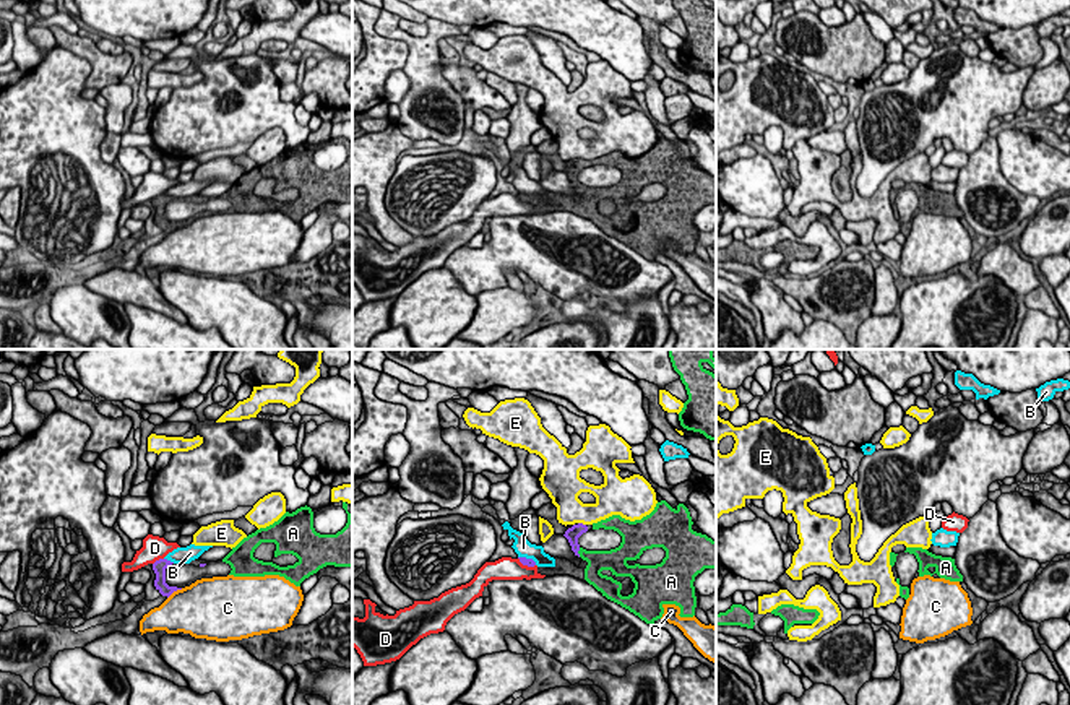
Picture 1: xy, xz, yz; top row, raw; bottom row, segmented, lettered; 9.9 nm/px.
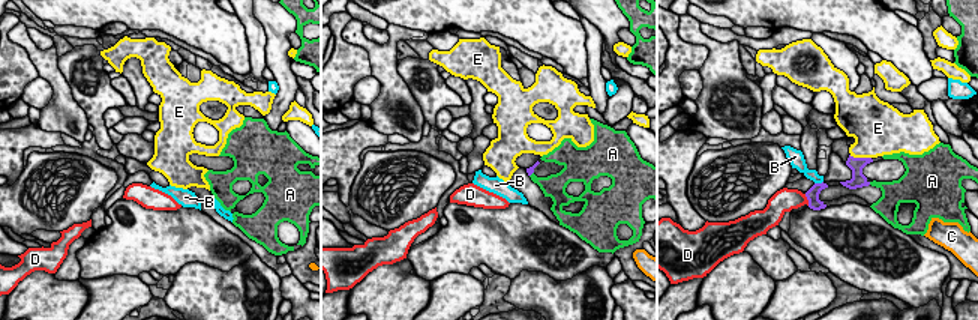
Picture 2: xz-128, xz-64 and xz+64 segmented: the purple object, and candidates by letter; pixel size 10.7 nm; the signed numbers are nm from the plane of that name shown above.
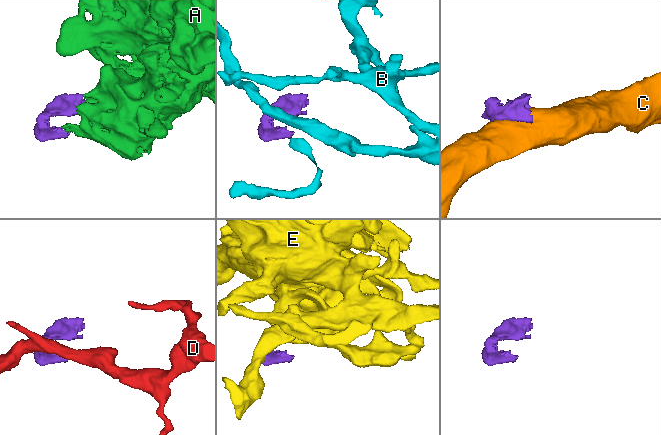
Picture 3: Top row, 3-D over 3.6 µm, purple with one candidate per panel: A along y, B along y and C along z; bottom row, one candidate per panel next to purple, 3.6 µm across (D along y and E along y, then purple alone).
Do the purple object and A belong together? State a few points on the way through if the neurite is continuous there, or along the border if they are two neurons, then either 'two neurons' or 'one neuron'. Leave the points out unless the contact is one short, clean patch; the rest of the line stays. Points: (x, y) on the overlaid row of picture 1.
one neuron

